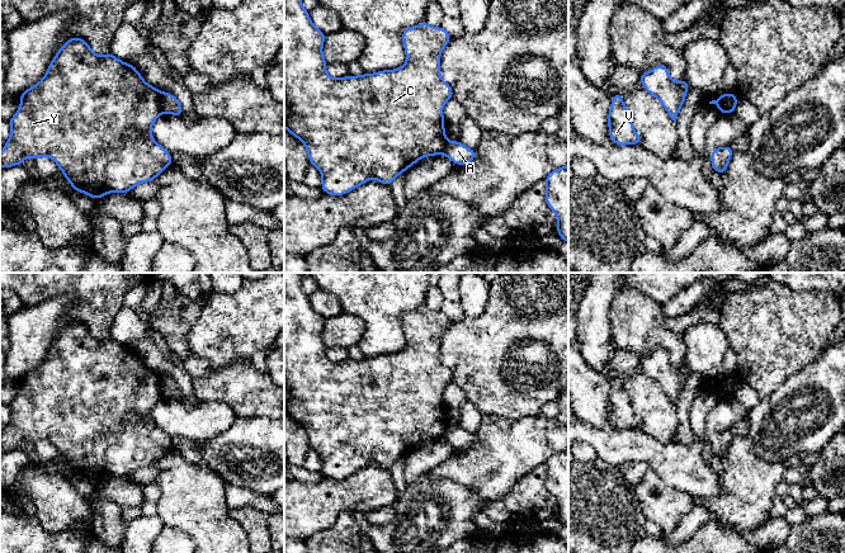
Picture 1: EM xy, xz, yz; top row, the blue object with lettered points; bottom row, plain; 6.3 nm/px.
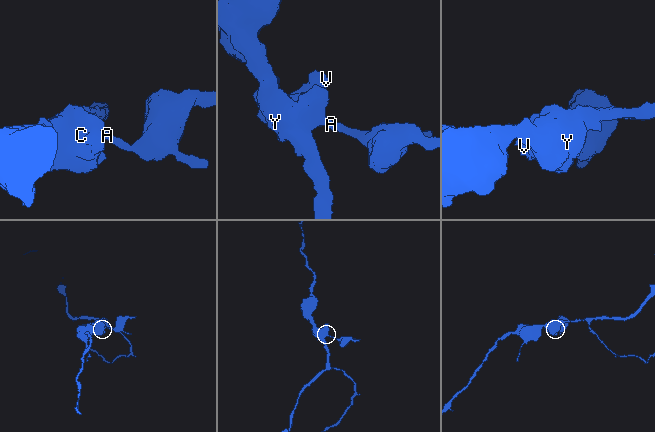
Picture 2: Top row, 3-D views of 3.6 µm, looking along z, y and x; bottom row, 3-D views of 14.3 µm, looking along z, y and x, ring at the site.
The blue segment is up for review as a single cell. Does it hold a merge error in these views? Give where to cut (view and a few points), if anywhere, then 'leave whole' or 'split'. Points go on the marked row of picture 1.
xy (160, 91), (160, 108), (163, 112) | split

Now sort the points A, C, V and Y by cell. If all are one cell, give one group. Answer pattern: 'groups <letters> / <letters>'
groups A / C V Y

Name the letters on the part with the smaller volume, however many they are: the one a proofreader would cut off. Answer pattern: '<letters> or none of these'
A

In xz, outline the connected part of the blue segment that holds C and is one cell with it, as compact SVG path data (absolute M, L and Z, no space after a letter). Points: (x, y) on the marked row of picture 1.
M284 0L284 128L306 147L310 164L321 172L324 193L340 197L374 178L390 185L420 159L440 155L445 147L443 107L453 98L453 89L440 76L440 55L450 34L426 22L402 30L406 63L359 76L331 77L326 72L322 47L326 34L310 19L302 0Z

